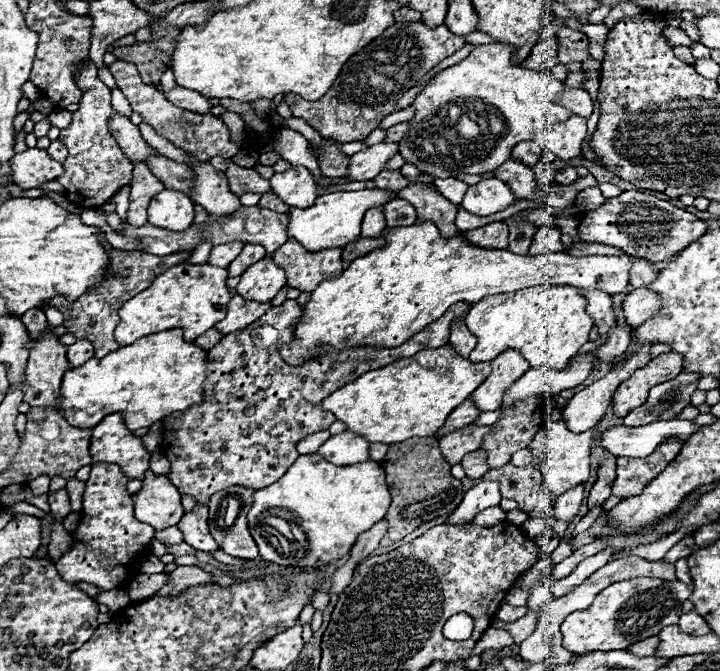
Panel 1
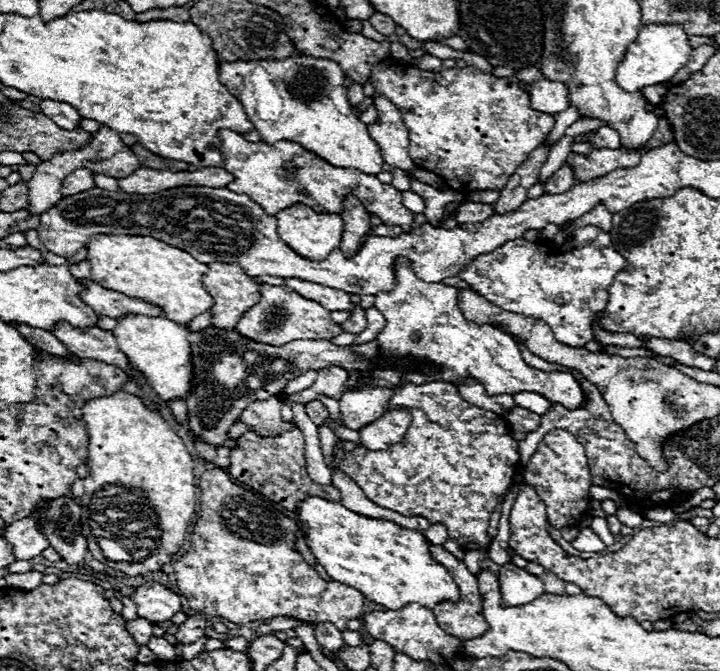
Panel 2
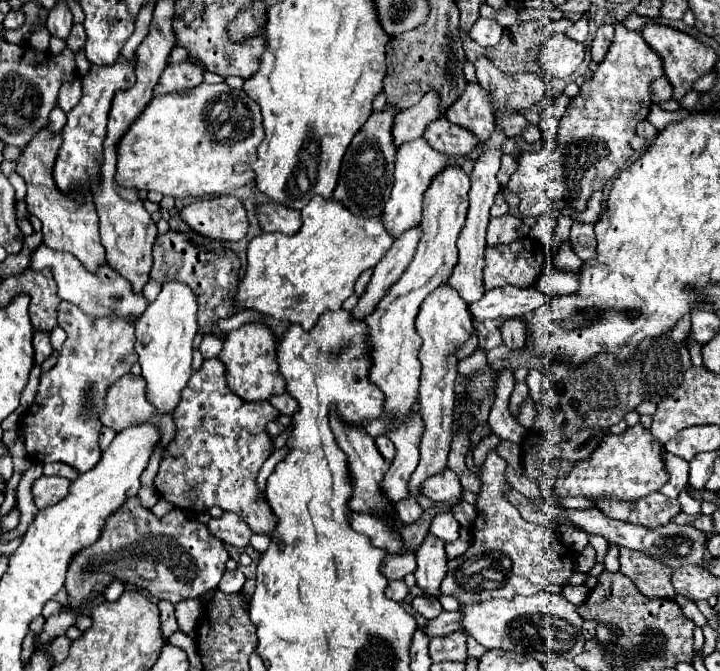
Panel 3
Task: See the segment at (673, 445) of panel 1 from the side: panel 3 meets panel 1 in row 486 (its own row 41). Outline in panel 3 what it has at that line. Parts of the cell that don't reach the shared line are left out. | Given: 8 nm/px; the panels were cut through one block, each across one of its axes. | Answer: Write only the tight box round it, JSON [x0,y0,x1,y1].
[508,24,664,218]

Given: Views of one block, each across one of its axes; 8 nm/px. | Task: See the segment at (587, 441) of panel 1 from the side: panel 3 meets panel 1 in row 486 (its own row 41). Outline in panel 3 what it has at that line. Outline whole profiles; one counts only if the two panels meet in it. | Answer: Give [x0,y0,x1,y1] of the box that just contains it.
[538,34,584,78]

